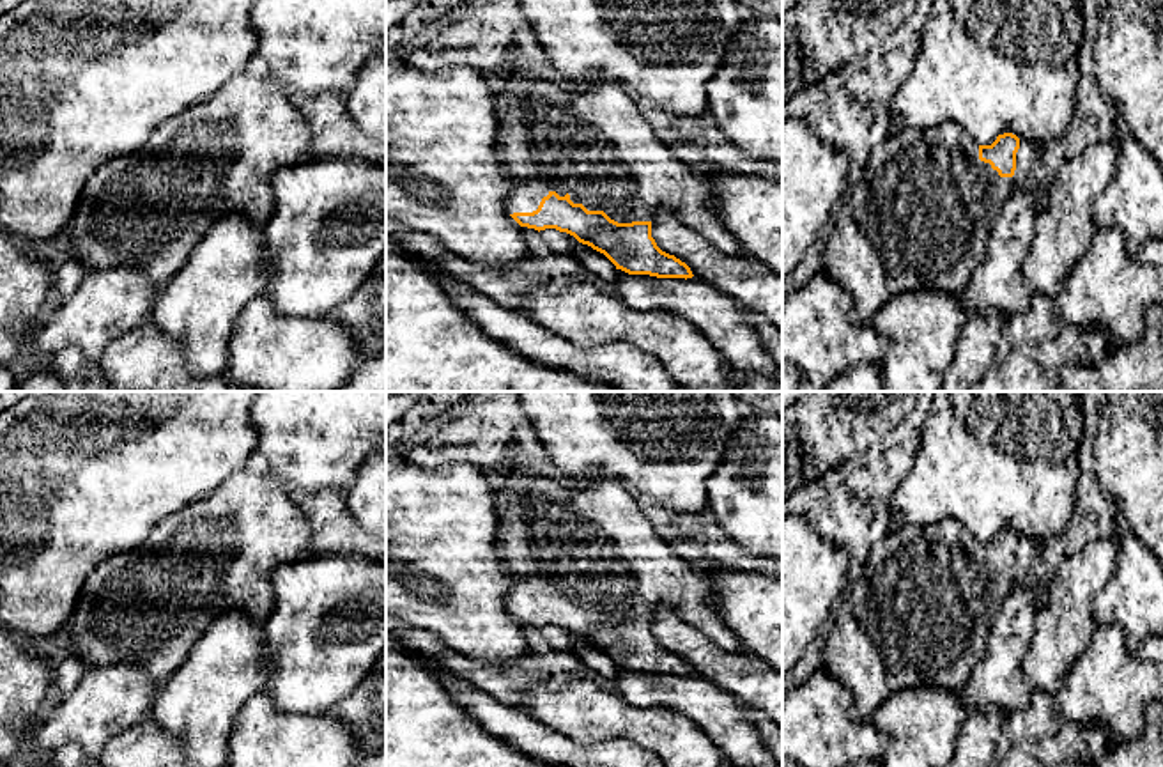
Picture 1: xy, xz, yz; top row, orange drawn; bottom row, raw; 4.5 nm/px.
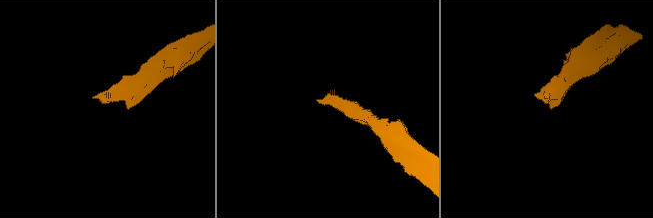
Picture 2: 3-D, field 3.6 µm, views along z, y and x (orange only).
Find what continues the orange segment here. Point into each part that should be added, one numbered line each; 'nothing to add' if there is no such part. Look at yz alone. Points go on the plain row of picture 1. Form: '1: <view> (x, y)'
1: yz (921, 613)

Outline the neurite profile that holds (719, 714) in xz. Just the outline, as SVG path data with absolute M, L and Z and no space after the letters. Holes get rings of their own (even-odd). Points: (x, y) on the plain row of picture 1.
M616 666L616 693L643 709L667 709L690 719L735 767L779 767L742 703L697 675L657 675Z

